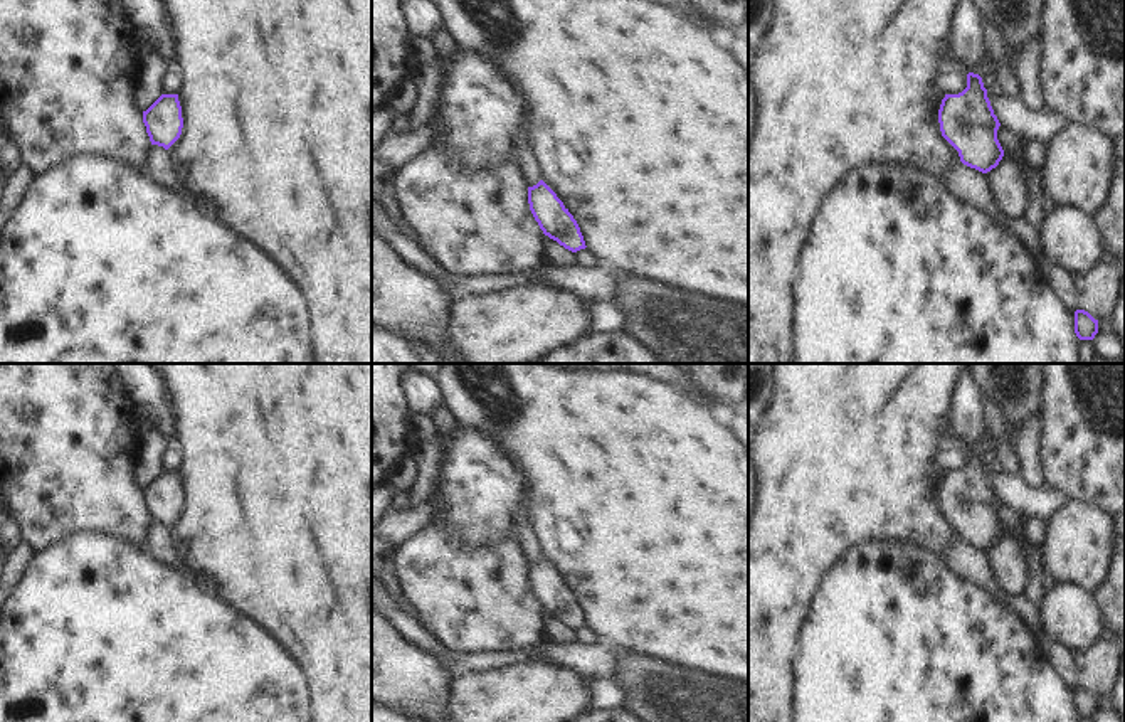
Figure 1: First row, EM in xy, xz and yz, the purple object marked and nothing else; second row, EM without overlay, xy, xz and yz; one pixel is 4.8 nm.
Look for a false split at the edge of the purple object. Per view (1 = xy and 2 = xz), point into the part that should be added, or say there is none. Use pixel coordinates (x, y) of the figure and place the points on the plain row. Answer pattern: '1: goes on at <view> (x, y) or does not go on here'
1: does not go on here
2: does not go on here

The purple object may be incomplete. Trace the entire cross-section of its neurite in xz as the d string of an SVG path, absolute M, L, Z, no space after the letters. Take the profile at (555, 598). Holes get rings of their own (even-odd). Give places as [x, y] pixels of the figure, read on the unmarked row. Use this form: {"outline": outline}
{"outline": "M543 557L528 564L528 581L545 613L572 629L587 624L577 597Z"}

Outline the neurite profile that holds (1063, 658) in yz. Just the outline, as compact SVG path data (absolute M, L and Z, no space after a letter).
M1043 633L1036 638L1036 643L1048 655L1053 666L1058 670L1059 677L1075 690L1080 687L1078 666L1075 661L1075 653L1064 645L1058 643L1051 634Z

